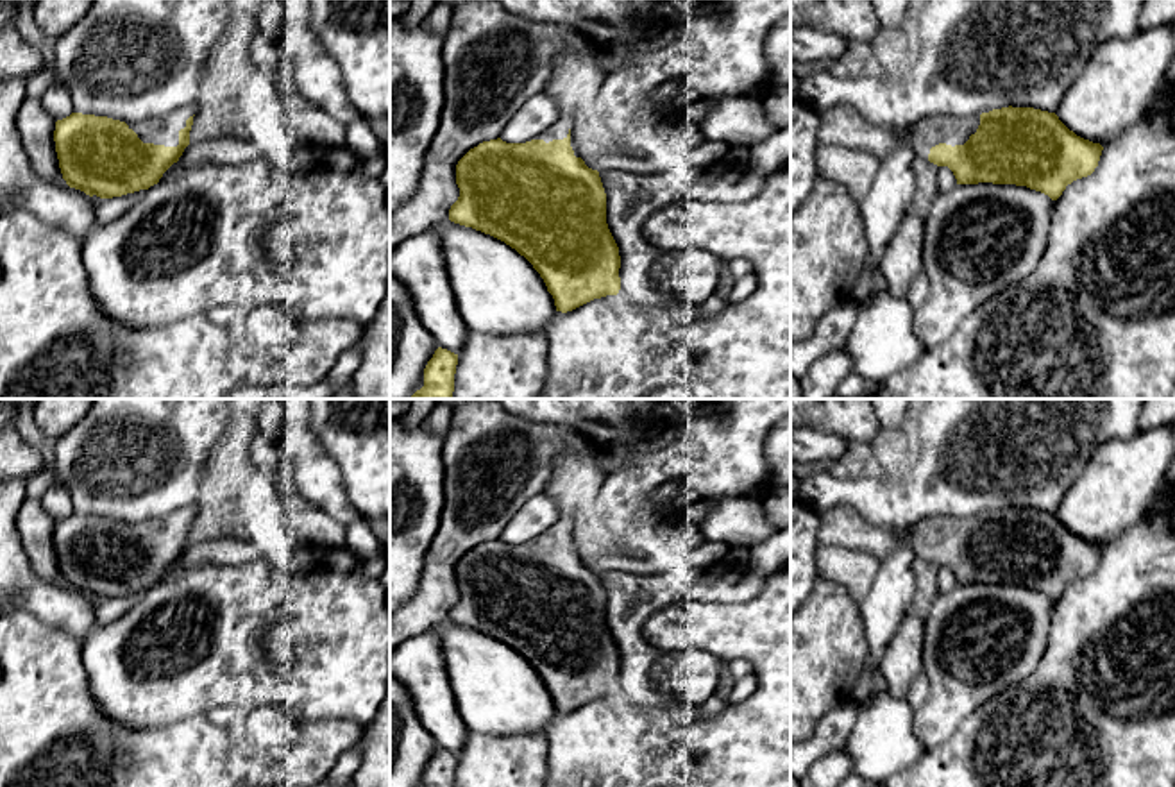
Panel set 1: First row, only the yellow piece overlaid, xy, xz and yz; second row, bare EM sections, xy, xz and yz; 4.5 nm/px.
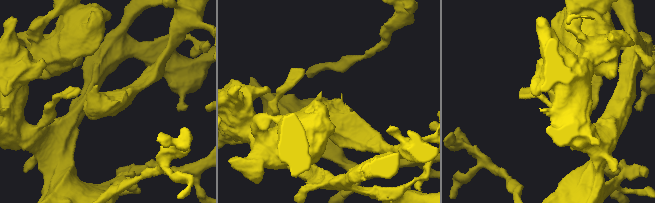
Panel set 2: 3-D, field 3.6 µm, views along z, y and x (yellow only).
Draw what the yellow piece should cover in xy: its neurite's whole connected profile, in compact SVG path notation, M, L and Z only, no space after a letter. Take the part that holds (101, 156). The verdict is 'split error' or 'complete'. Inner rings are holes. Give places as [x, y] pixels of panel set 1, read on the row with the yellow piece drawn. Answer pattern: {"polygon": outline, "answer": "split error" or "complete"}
{"polygon": "M188 102L136 123L82 113L57 120L54 141L63 179L100 199L148 190L190 145L197 111Z", "answer": "split error"}

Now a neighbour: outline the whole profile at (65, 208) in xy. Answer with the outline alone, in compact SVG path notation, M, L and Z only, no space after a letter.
M27 79L0 80L0 207L25 209L43 224L84 241L97 225L95 200L34 172L16 123L25 93Z

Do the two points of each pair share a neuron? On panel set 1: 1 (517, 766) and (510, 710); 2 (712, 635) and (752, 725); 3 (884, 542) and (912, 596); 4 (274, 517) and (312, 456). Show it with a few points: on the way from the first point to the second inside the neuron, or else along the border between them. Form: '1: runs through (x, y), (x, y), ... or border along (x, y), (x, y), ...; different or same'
1: border along (473, 730), (499, 736), (542, 734); different
2: runs through (741, 641), (766, 666), (766, 696); same
3: border along (898, 542), (882, 562); different
4: border along (292, 490), (328, 514); different

